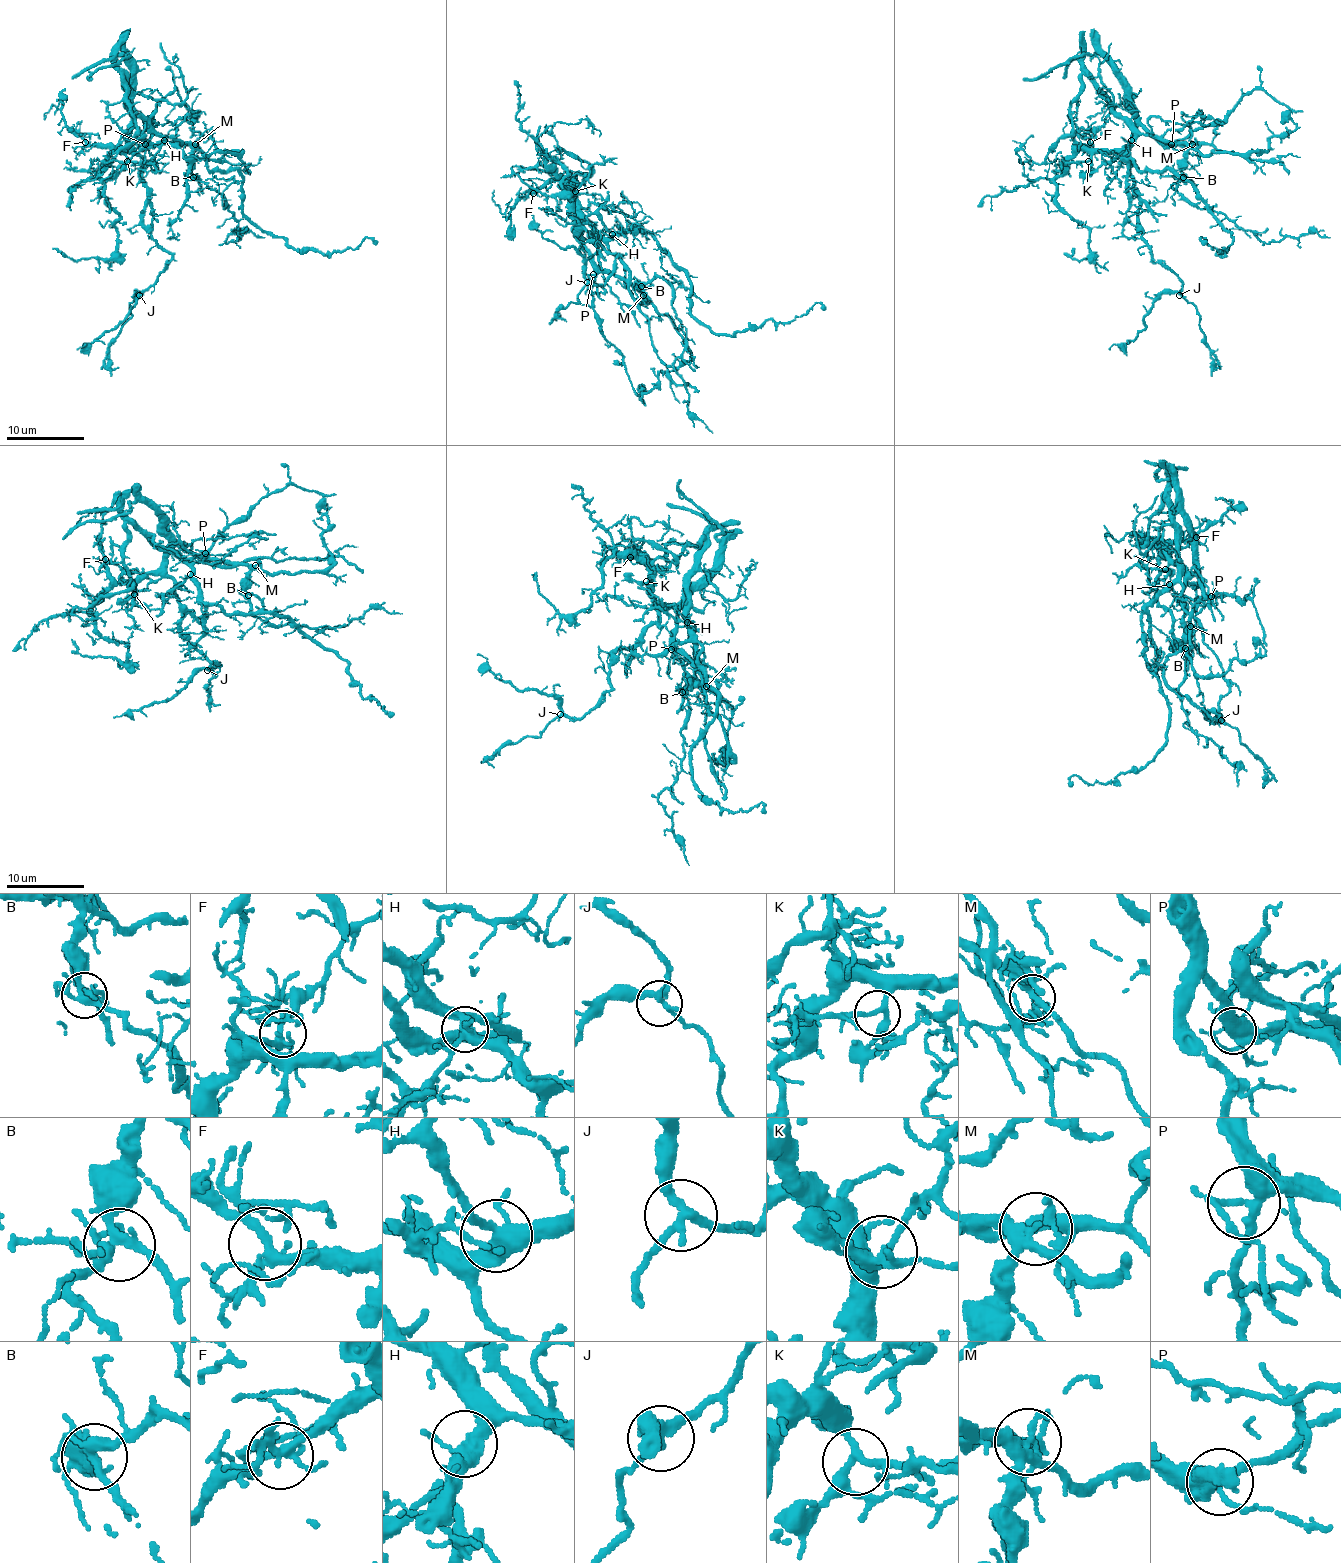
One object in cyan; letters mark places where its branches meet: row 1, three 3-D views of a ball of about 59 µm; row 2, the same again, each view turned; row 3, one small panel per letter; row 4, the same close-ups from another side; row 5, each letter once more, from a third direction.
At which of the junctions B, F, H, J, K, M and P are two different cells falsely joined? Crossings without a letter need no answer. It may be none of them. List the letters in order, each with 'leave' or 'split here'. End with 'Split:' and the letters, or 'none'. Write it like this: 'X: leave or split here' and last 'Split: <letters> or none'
B: leave
F: leave
H: leave
J: leave
K: leave
M: split here
P: leave
Split: M

